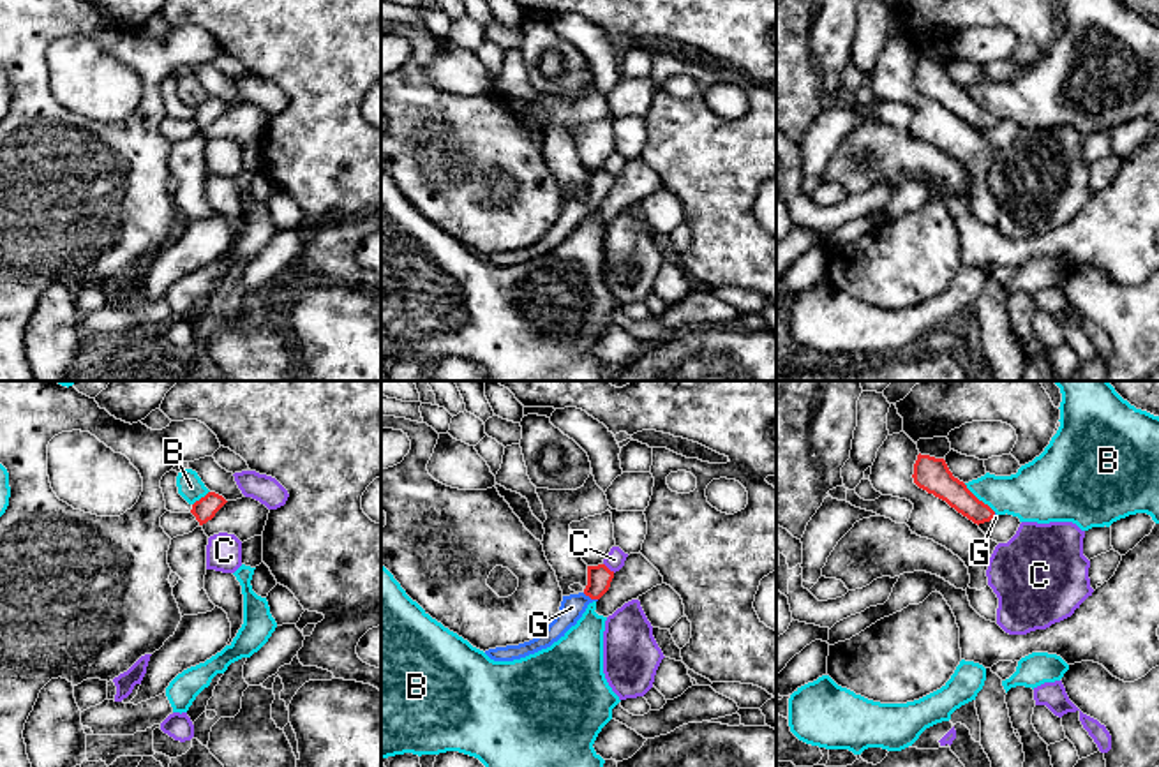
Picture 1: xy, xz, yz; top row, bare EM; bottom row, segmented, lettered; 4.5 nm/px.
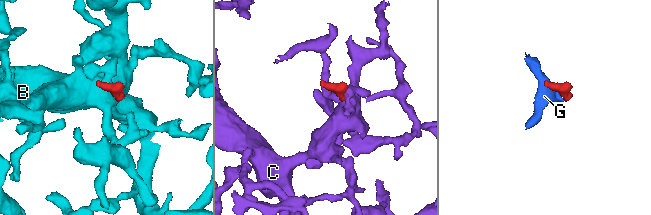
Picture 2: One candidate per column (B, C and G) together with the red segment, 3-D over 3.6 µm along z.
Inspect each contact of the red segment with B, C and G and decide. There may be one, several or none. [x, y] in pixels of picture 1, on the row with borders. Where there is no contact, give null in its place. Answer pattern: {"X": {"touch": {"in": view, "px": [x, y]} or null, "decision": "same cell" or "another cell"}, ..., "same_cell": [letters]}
{"B": {"touch": {"in": "yz", "px": [978, 499]}, "decision": "another cell"}, "C": {"touch": {"in": "xz", "px": [607, 568]}, "decision": "another cell"}, "G": {"touch": {"in": "xz", "px": [590, 596]}, "decision": "same cell"}, "same_cell": ["G"]}

